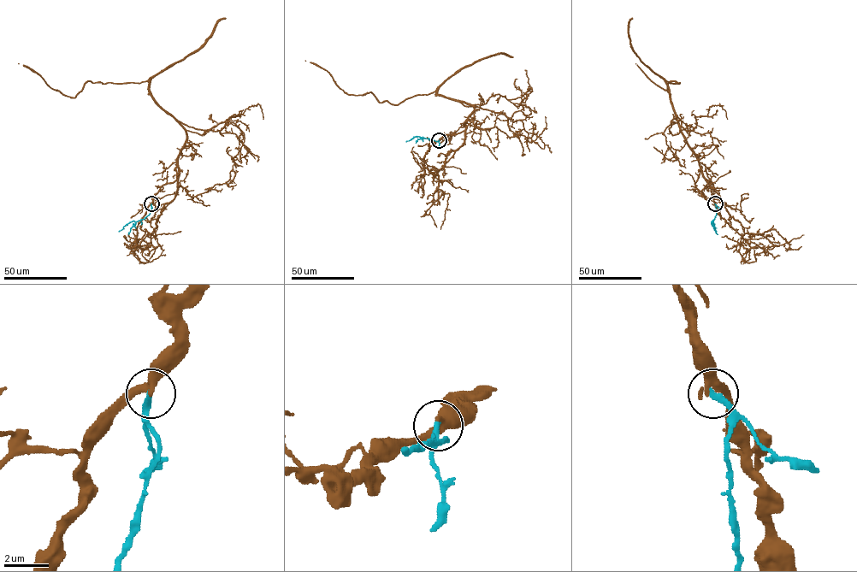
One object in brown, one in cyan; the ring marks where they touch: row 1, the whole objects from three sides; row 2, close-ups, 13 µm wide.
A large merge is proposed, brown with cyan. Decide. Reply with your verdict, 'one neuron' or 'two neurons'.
one neuron

